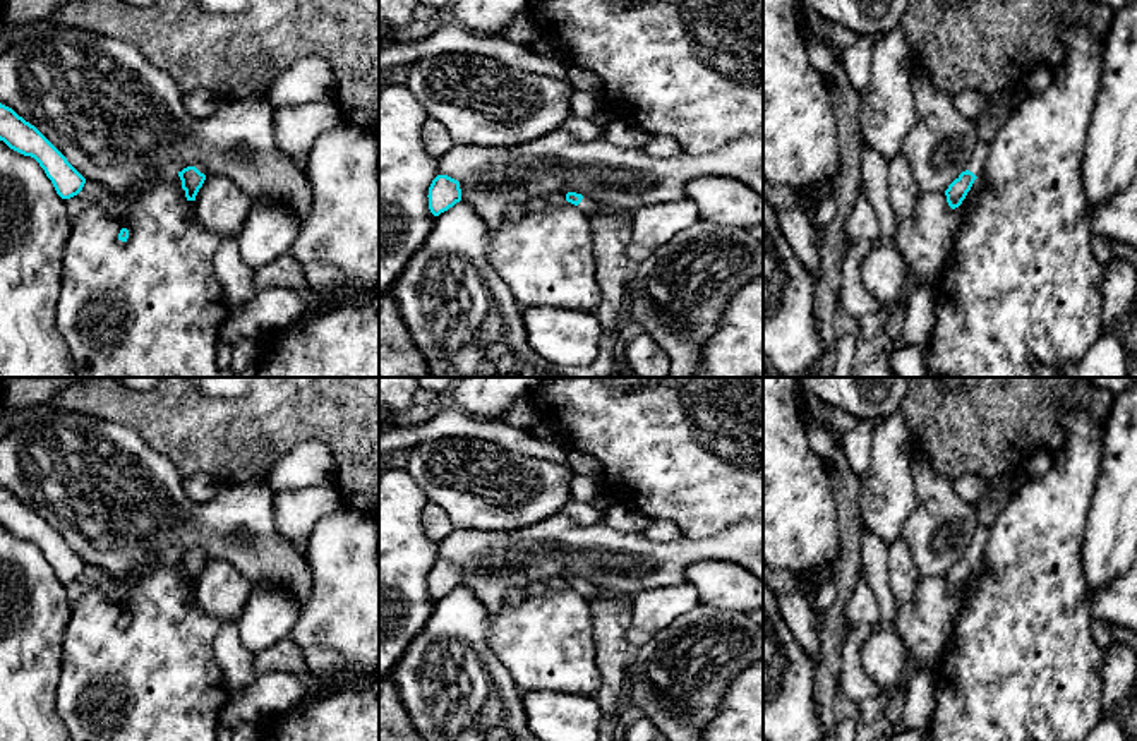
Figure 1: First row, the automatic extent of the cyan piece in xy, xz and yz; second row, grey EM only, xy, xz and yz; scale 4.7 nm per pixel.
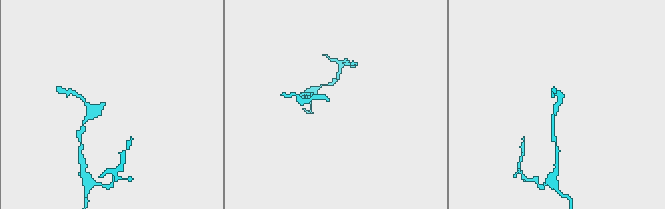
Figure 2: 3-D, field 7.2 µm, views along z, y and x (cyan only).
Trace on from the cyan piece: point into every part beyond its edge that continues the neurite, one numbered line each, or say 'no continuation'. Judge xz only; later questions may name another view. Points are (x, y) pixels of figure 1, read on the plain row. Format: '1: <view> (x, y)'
1: xz (589, 590)

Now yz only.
1: yz (980, 541)

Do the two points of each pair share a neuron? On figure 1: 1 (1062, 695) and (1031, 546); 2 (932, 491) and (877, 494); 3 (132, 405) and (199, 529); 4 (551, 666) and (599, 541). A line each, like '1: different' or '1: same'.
1: same
2: different
3: different
4: different

